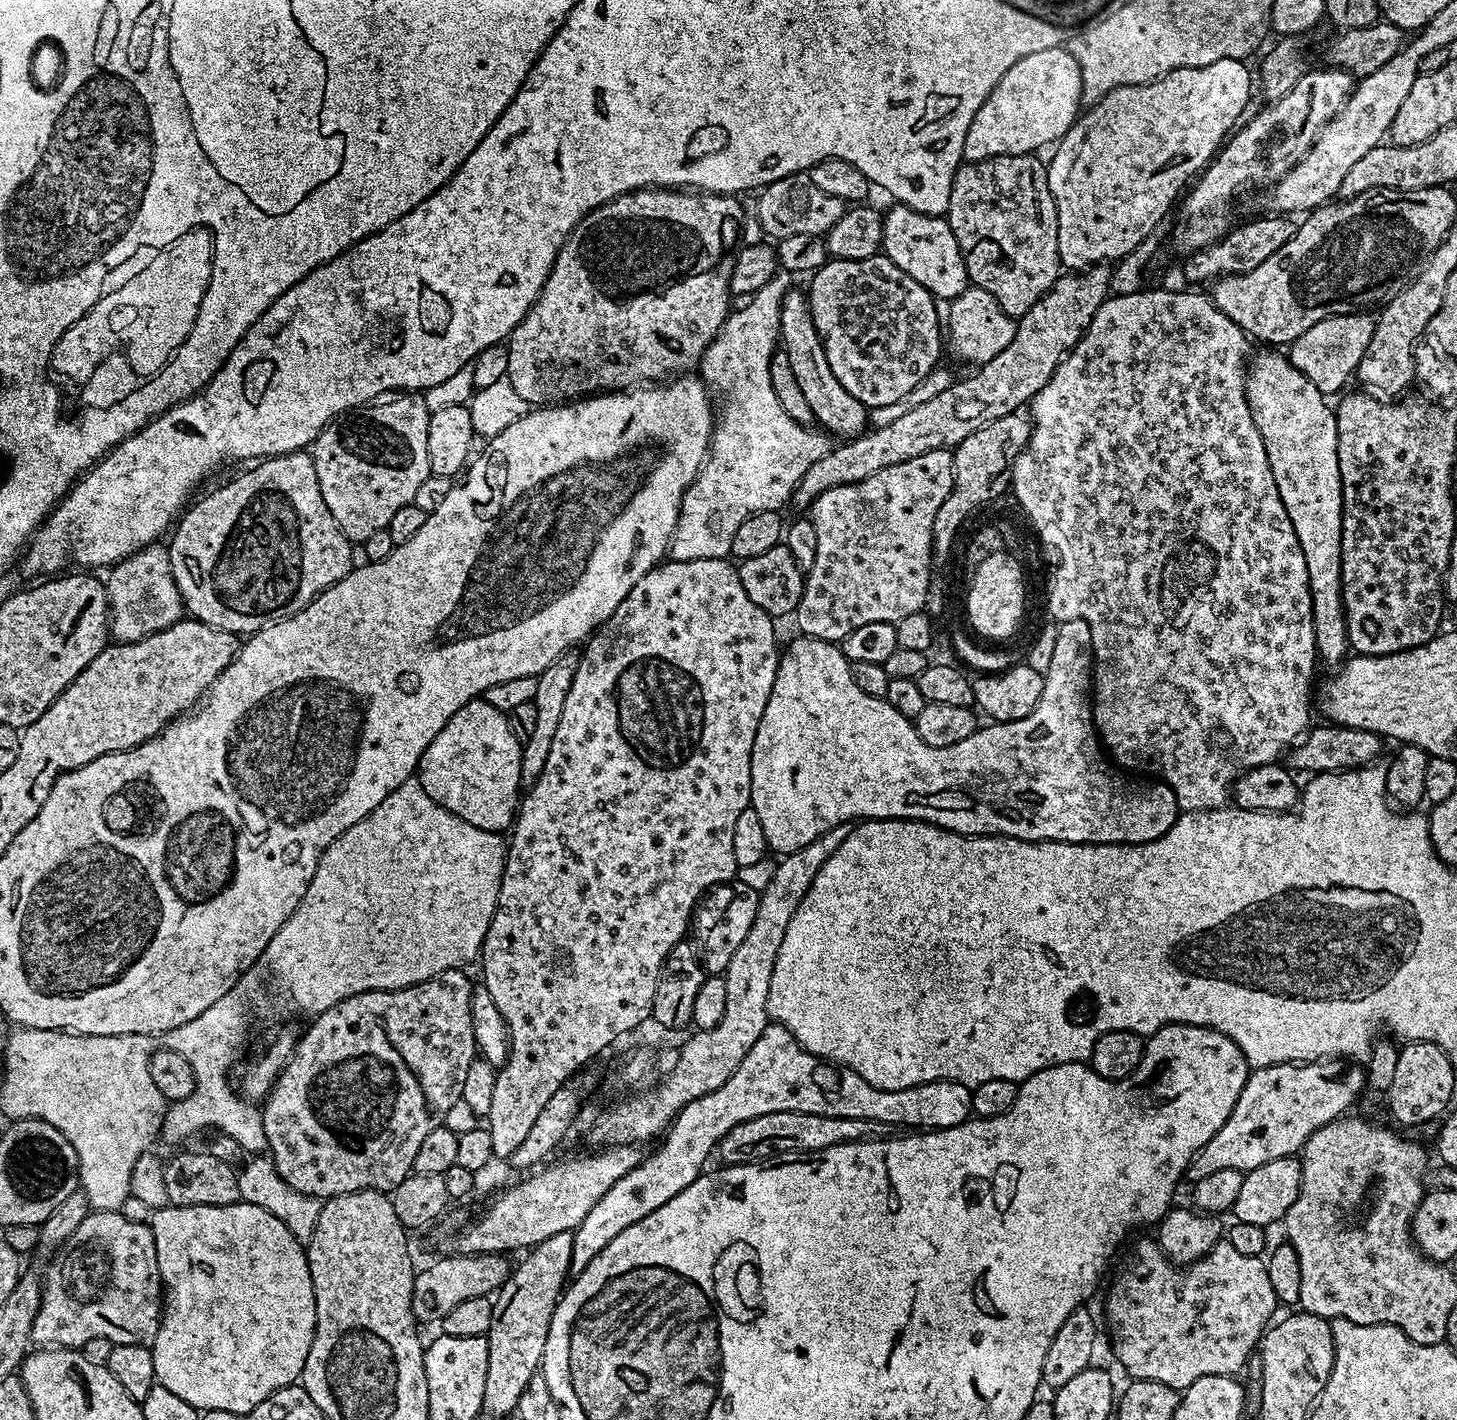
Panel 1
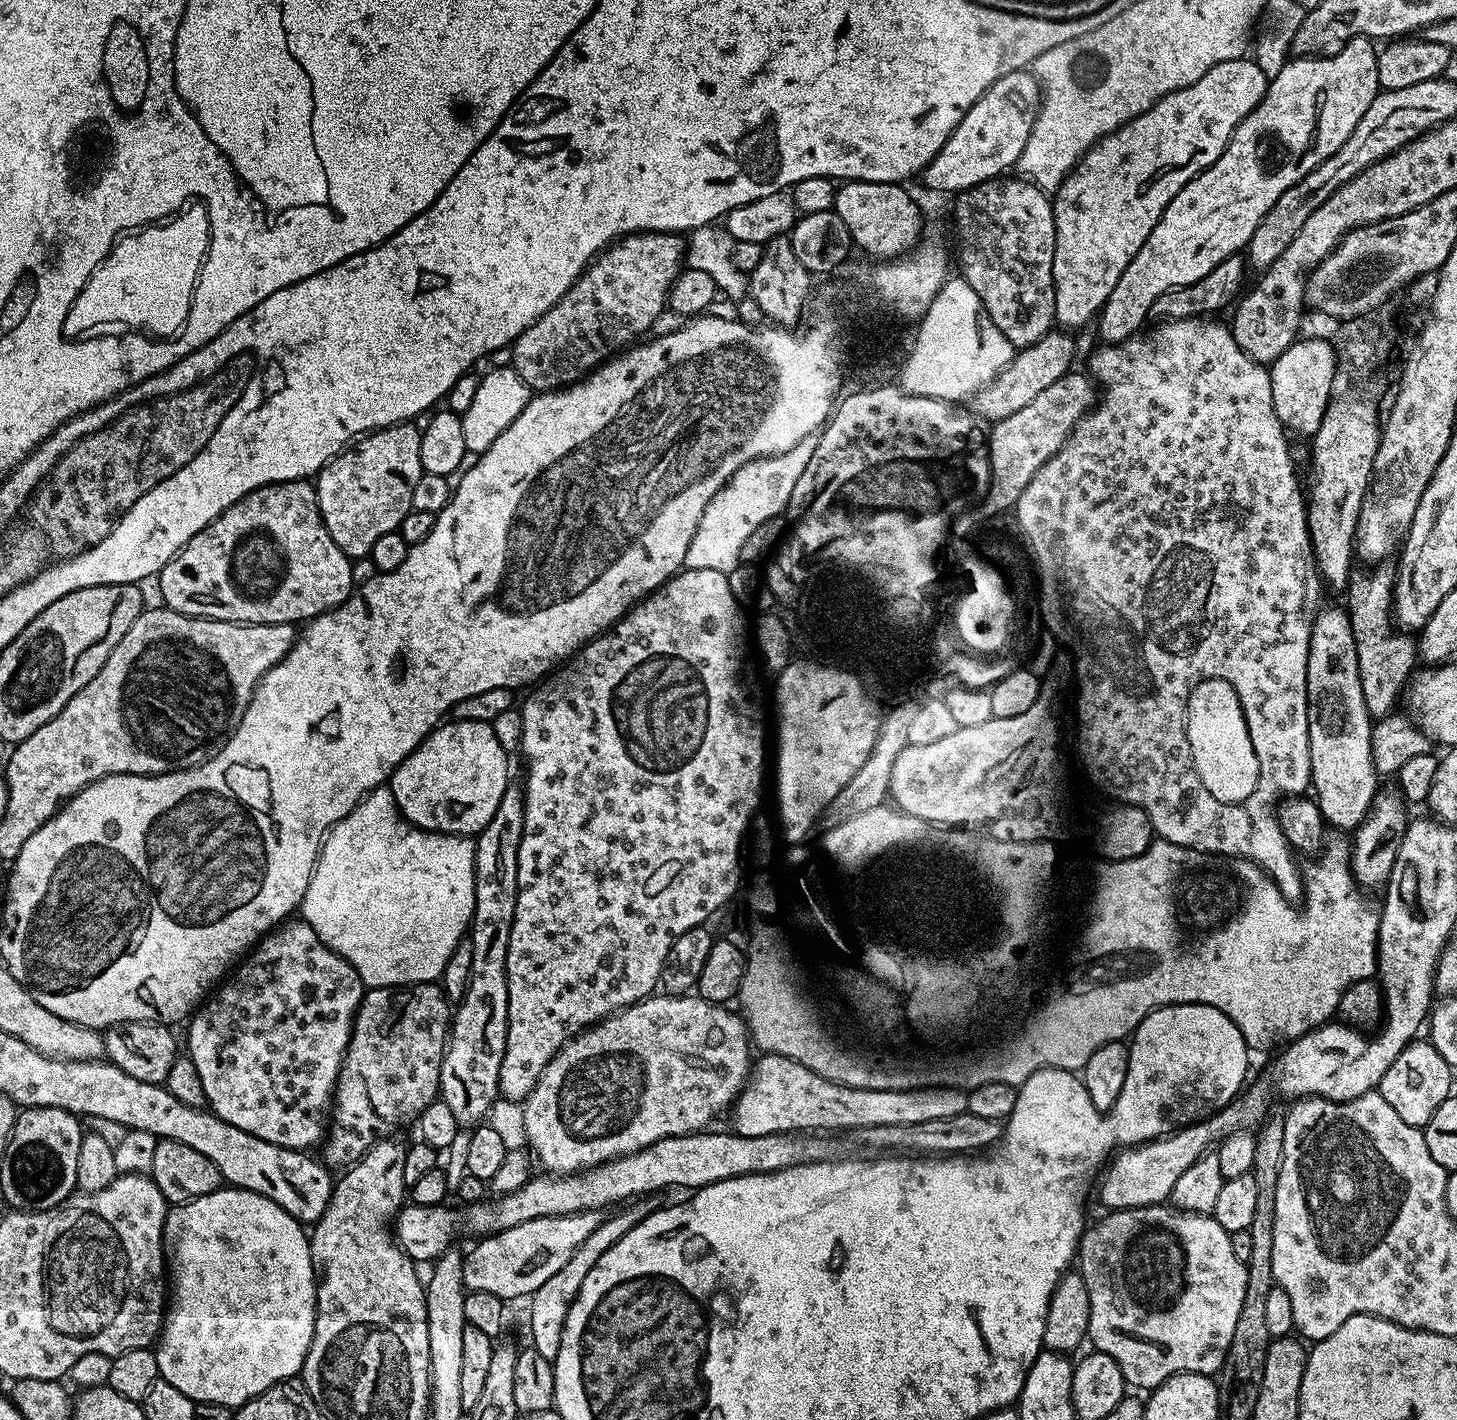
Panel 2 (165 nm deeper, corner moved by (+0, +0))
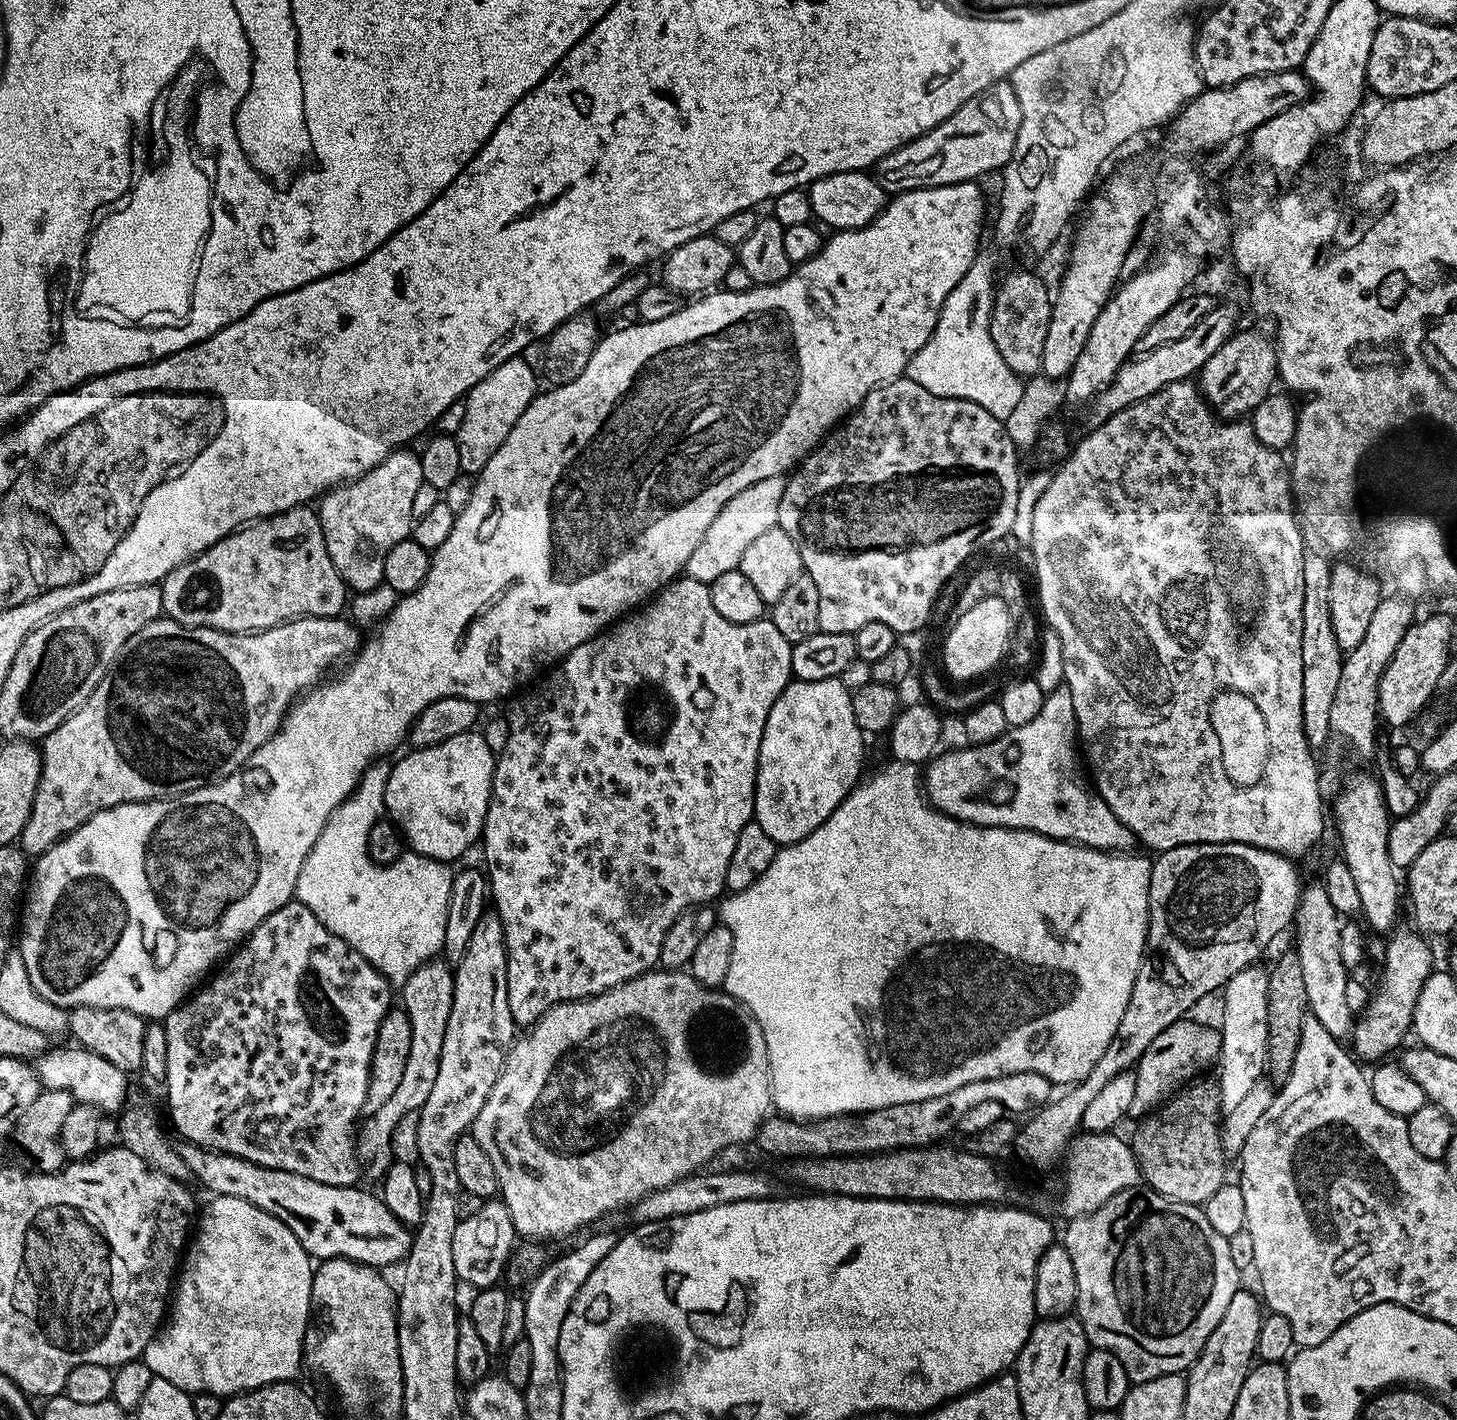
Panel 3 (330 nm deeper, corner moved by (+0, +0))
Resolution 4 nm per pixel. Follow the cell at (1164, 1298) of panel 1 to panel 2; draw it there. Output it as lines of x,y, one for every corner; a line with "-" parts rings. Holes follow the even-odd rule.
1167,1203
1151,1204
1141,1208
1121,1208
1109,1211
1108,1216
1101,1218
1097,1224
1089,1223
1084,1229
1084,1237
1080,1240
1078,1253
1078,1271
1086,1282
1086,1294
1090,1294
1090,1326
1088,1340
1095,1351
1110,1354
1114,1362
1118,1362
1118,1370
1122,1370
1125,1385
1151,1390
1166,1382
1179,1372
1197,1372
1203,1376
1219,1373
1224,1367
1226,1350
1230,1346
1230,1338
1234,1338
1234,1326
1238,1323
1238,1314
1242,1311
1242,1298
1246,1298
1245,1261
1234,1255
1234,1246
1229,1232
1222,1230
1216,1217
1198,1212
1181,1212
1179,1208

